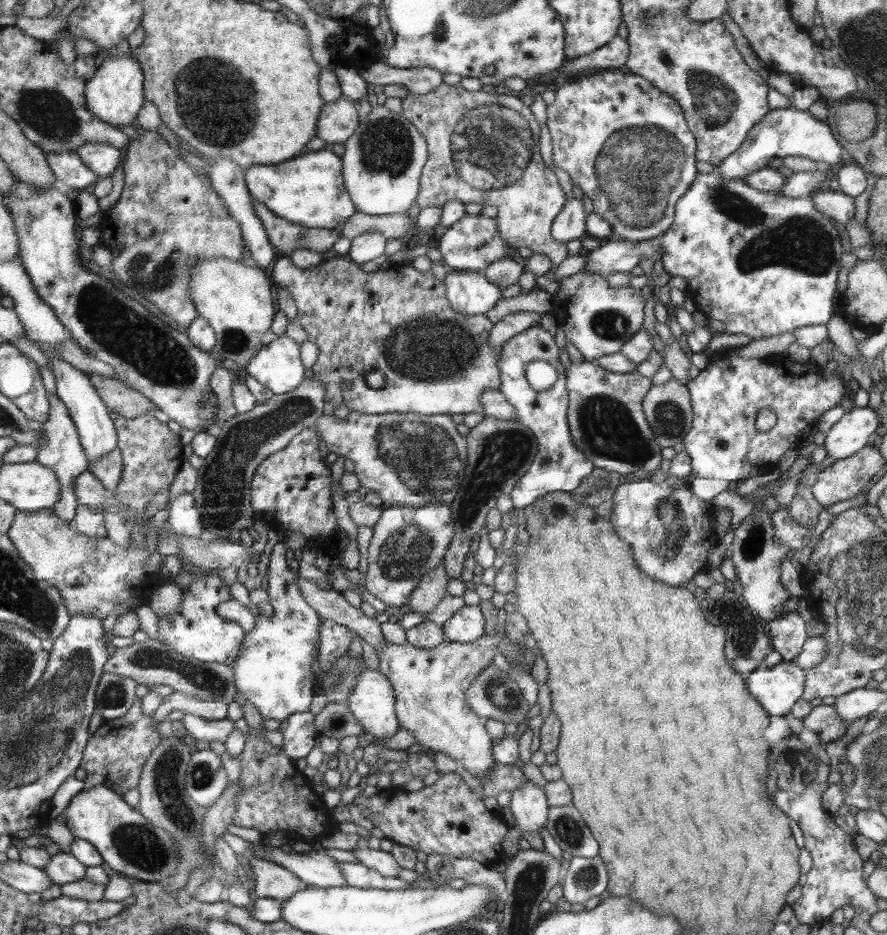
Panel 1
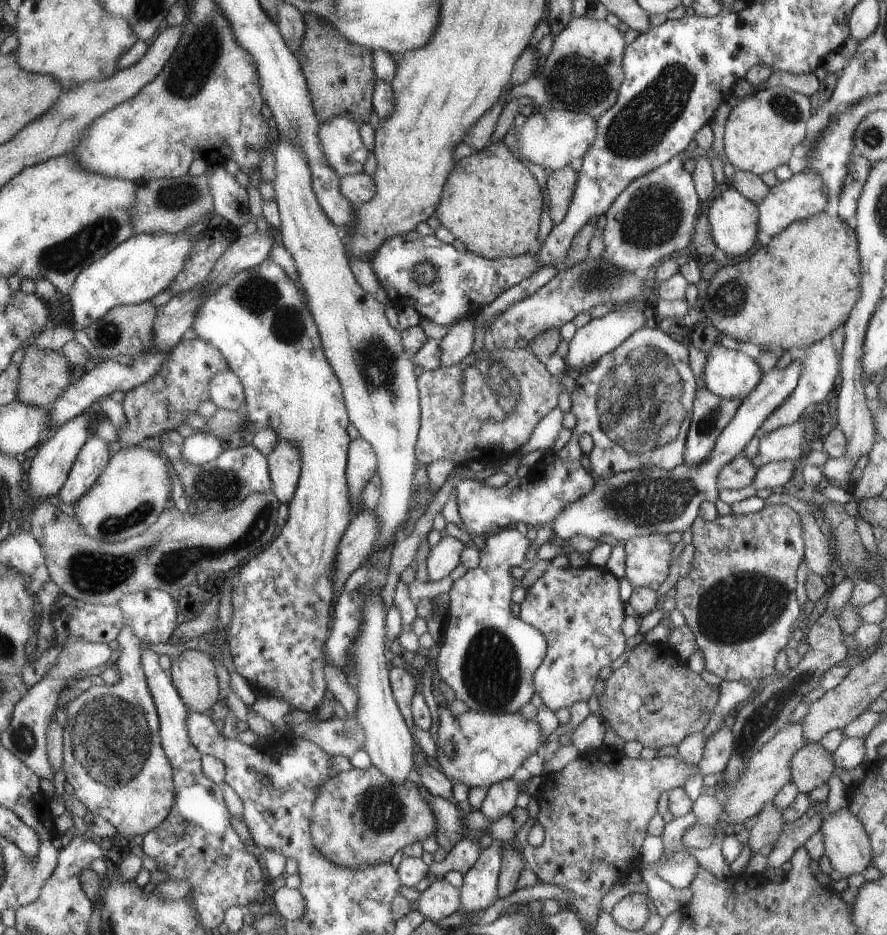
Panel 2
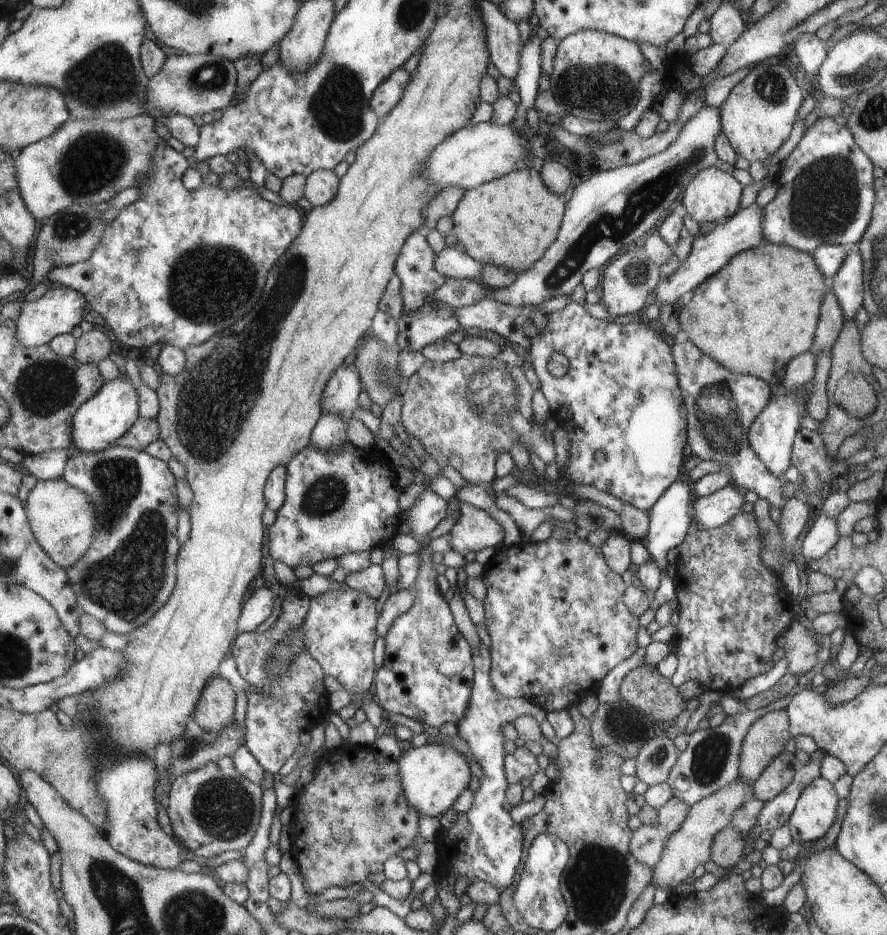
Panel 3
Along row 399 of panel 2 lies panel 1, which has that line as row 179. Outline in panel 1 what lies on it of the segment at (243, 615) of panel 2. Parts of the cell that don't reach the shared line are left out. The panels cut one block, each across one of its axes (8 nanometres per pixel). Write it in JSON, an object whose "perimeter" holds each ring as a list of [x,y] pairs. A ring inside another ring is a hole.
{"perimeter":[[[330,147],[305,151],[279,165],[252,166],[245,172],[245,181],[251,196],[270,212],[306,228],[337,229],[358,211],[344,182],[343,160]]]}

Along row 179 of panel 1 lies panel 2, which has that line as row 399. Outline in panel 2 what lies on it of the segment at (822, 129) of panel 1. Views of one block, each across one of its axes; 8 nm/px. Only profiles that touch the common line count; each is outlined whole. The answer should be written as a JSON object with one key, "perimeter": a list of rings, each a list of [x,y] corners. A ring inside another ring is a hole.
{"perimeter":[[[718,343],[708,351],[702,377],[706,388],[718,396],[743,401],[759,386],[765,374],[755,358]]]}

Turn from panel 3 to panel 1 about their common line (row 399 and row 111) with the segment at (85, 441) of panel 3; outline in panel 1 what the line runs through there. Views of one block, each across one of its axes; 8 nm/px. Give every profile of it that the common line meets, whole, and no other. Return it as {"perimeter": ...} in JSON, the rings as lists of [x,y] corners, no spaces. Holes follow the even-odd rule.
{"perimeter":[[[132,51],[110,52],[112,57],[101,63],[98,74],[88,84],[87,97],[90,111],[96,117],[116,125],[118,129],[124,125],[132,125],[146,99],[146,92],[143,90],[143,69],[138,59],[132,55]]]}

